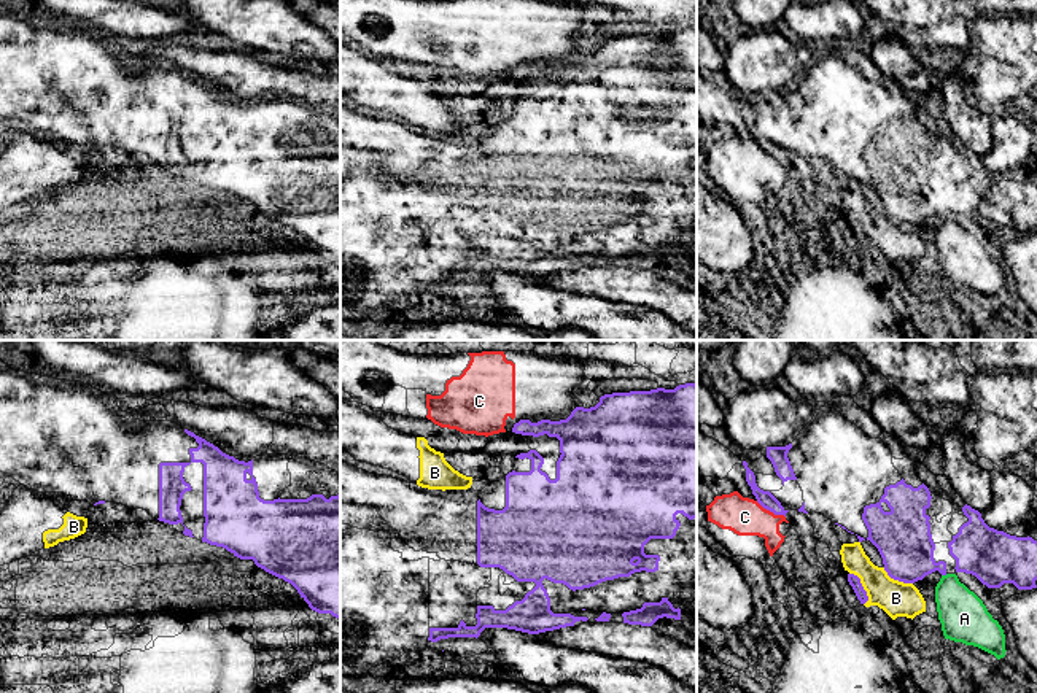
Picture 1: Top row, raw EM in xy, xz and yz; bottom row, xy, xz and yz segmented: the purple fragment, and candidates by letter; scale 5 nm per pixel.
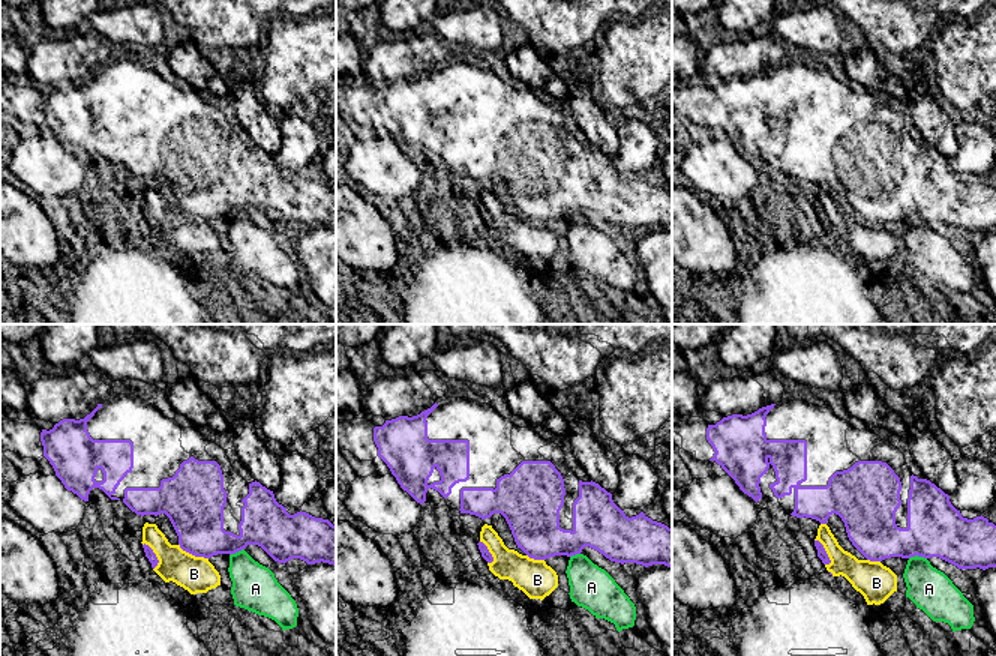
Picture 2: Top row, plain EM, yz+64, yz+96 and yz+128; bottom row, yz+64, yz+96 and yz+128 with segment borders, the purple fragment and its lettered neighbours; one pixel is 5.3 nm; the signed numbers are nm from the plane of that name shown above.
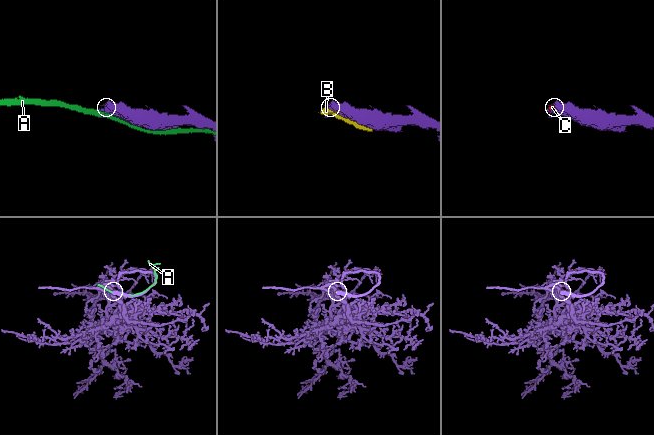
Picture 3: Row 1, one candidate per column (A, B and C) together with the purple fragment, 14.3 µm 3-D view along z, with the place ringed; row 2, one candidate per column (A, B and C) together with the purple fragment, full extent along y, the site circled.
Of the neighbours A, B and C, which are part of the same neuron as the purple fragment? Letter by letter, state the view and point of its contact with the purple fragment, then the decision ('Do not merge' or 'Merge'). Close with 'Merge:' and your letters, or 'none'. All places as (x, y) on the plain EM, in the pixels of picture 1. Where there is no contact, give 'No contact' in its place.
A: Touches purple at yz (943, 218). Do not merge
B: Touches purple at yz (862, 231). Do not merge
C: Touches purple at yz (770, 154). Do not merge
Merge: none

